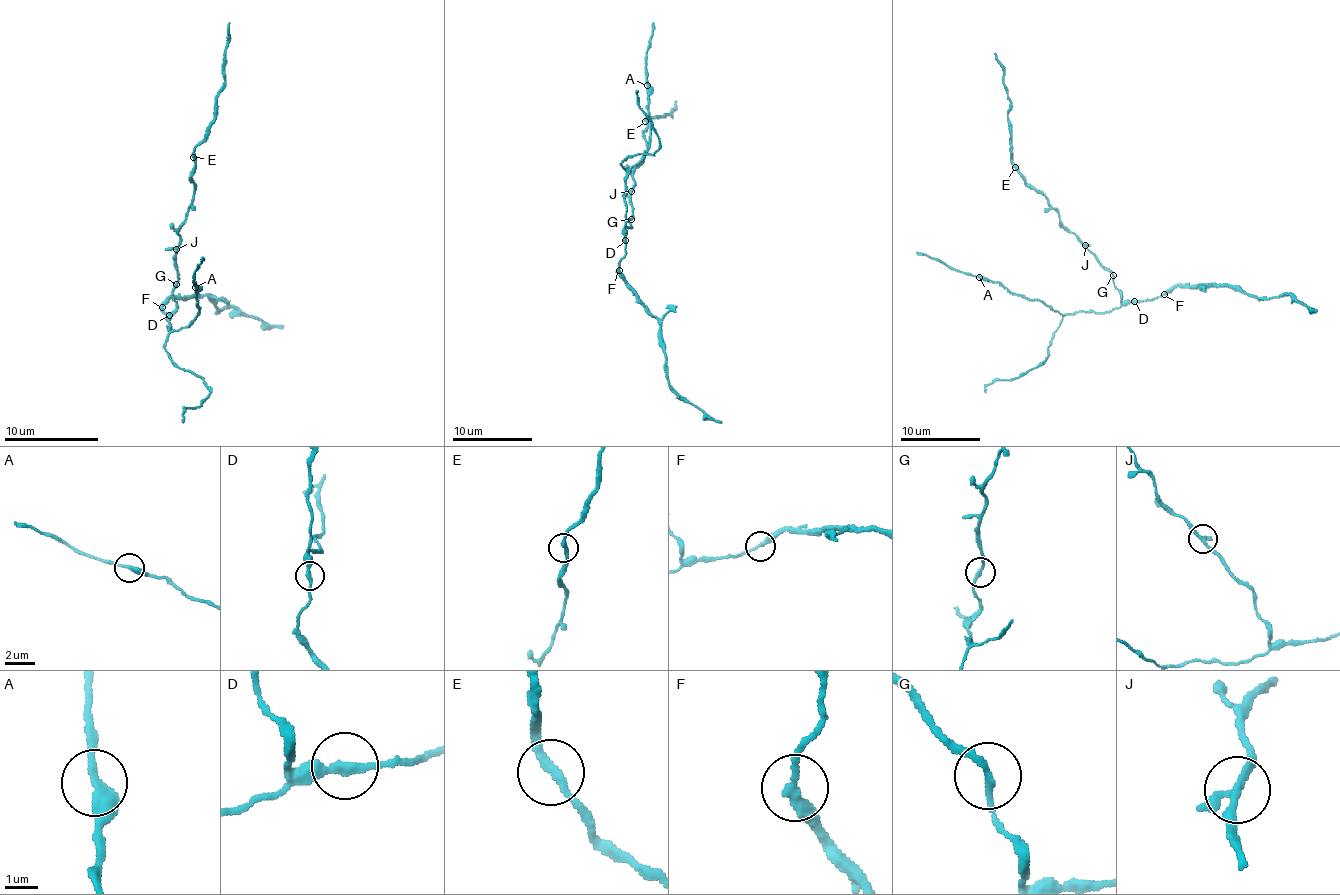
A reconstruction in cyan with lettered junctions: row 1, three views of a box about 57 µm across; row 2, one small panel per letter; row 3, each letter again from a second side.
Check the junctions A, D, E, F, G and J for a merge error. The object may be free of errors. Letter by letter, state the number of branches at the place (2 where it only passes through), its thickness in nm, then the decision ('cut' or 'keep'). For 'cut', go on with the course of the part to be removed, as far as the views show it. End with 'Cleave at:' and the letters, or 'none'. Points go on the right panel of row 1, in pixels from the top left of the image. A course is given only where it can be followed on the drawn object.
A: 2 | 320 nm | keep
D: 2 | 280 nm | keep
E: 2 | 240 nm | keep
F: 2 | 280 nm | cut | (1164, 295), (1180, 287), (1238, 287), (1258, 297), (1290, 295), (1316, 313)
G: 2 | 200 nm | keep
J: 2 | 280 nm | keep
Cleave at: F

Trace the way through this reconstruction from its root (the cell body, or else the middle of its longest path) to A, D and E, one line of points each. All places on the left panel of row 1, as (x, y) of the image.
A: (174, 284), (172, 298), (176, 303), (176, 310), (169, 317), (169, 329), (176, 331), (198, 315), (195, 287)
D: (174, 284), (172, 298), (176, 303), (176, 310), (169, 315)
E: (174, 284), (179, 228), (186, 218), (195, 190), (191, 176), (195, 164), (193, 157)

